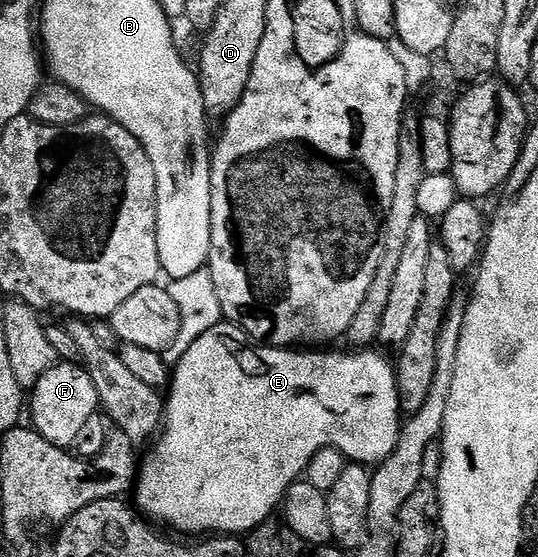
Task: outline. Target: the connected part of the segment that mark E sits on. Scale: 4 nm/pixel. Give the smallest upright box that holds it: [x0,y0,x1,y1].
[134,320,402,536]

